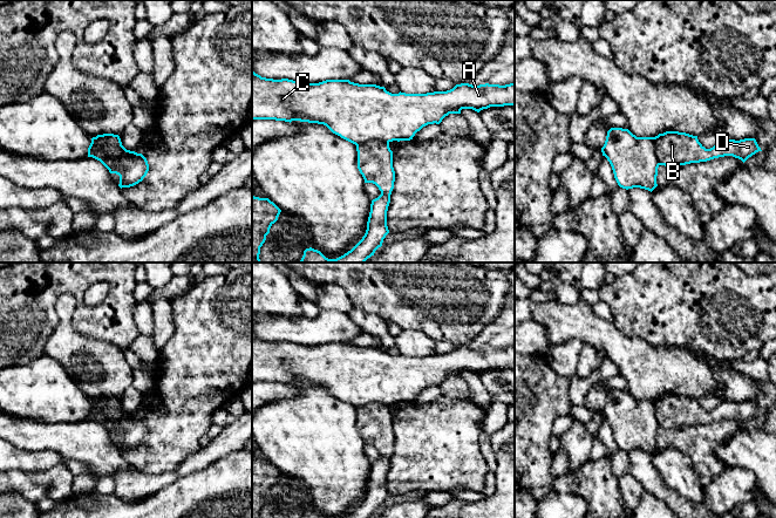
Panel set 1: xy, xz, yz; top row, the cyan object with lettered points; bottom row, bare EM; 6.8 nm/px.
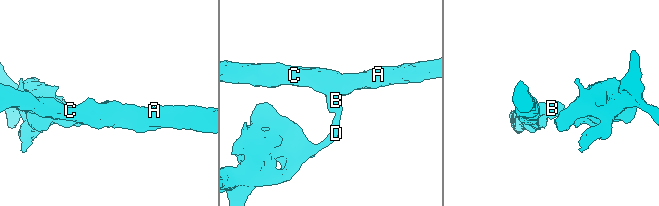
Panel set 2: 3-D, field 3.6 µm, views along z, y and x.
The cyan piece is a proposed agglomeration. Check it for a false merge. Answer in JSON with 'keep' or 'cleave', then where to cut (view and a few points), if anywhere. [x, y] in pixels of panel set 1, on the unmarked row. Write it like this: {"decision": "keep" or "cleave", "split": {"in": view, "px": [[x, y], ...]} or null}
{"decision": "cleave", "split": {"in": "xy", "px": [[101, 397], [101, 409], [108, 417], [120, 418], [123, 415]]}}

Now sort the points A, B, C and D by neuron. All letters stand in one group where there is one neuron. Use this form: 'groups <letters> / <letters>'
groups A C / B D

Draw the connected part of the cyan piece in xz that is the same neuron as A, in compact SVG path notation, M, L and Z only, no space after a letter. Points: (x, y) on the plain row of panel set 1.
M252 333L252 383L300 383L326 388L333 396L359 408L366 404L410 403L428 387L440 387L449 376L461 376L462 372L479 375L490 369L515 368L515 346L456 347L447 354L427 356L392 356L376 347L359 347L349 342L326 342L306 346L288 341L261 340Z

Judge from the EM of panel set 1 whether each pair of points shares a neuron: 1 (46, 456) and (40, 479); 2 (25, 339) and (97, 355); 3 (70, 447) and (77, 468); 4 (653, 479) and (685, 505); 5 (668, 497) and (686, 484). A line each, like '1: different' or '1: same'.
1: different
2: different
3: different
4: same
5: different

